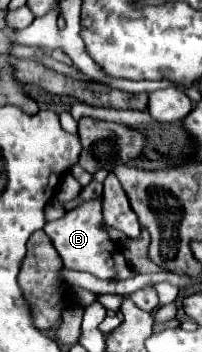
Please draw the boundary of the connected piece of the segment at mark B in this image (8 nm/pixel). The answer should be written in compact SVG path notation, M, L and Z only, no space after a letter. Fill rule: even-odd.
M101 196L83 202L81 206L77 206L75 210L69 210L63 218L55 220L55 222L47 222L45 224L45 232L51 238L53 246L57 248L63 266L71 268L71 270L79 270L79 272L89 272L101 280L129 280L135 278L139 272L131 266L117 266L117 262L121 262L121 250L109 240L109 236L99 230L99 222L101 222Z

